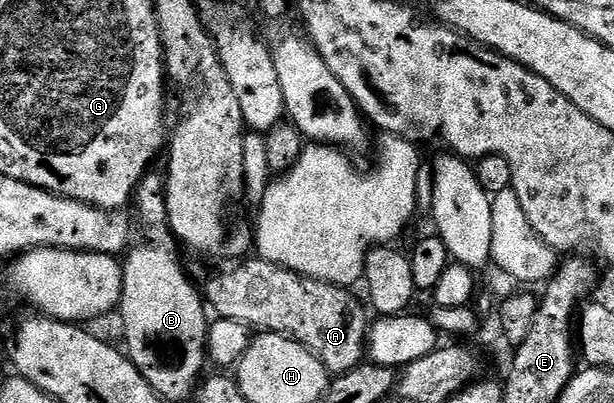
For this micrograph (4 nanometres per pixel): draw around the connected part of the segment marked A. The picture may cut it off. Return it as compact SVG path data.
M249 257L238 262L230 271L217 275L206 287L203 295L208 306L218 312L220 318L239 322L245 327L256 329L270 335L286 335L297 343L303 344L314 357L325 366L330 376L345 375L348 371L361 366L367 355L367 340L371 319L366 304L361 303L346 288L336 287L334 283L323 283L318 279L309 279L305 275L297 275L260 257Z

